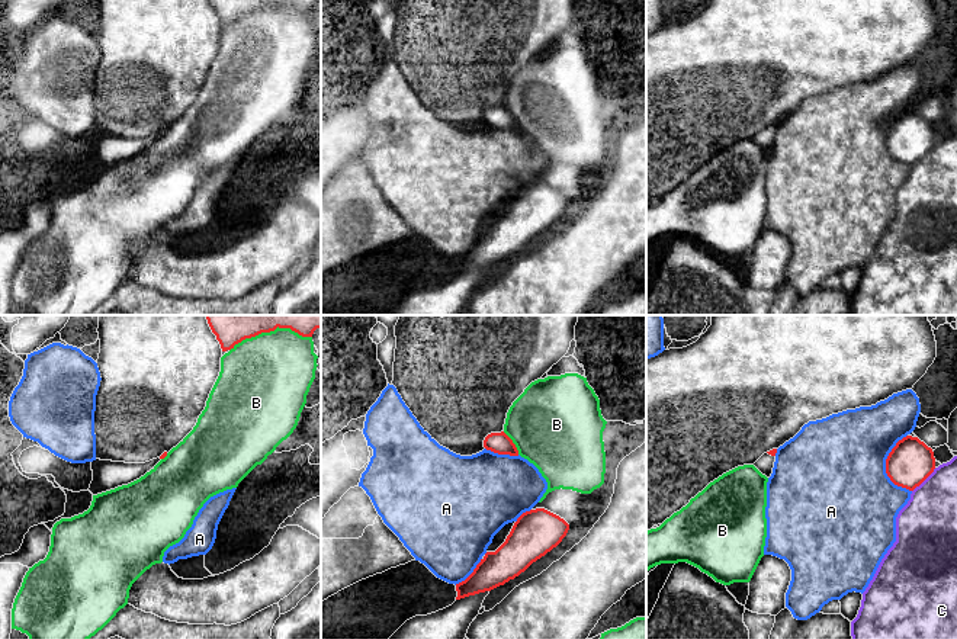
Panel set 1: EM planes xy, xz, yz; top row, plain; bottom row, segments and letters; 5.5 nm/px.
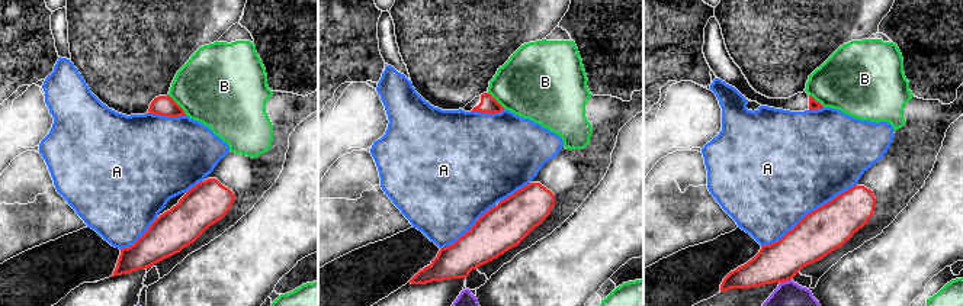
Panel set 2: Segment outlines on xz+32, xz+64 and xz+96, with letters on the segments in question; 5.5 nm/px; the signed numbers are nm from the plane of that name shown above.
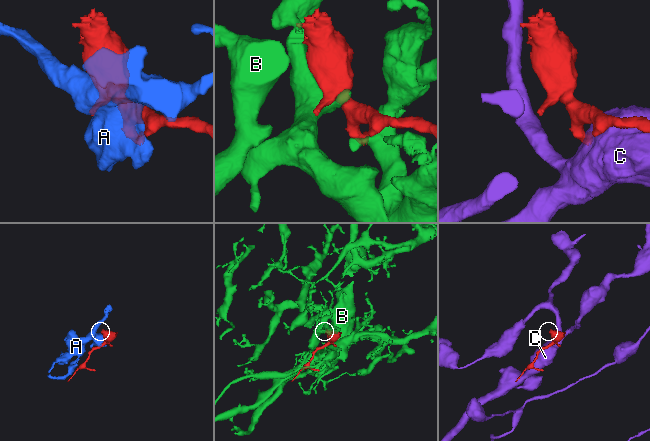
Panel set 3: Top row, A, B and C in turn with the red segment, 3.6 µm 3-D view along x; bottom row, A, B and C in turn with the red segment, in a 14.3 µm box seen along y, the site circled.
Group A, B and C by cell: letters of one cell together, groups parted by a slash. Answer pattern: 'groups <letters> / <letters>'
groups A / B / C

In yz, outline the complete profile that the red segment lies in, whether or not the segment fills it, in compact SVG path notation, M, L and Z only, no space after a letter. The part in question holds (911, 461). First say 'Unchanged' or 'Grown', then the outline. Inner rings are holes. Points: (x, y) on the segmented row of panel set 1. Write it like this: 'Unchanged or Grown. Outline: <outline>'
Unchanged. Outline: M912 436L899 440L886 459L886 473L890 481L909 491L919 487L934 469L932 449Z

